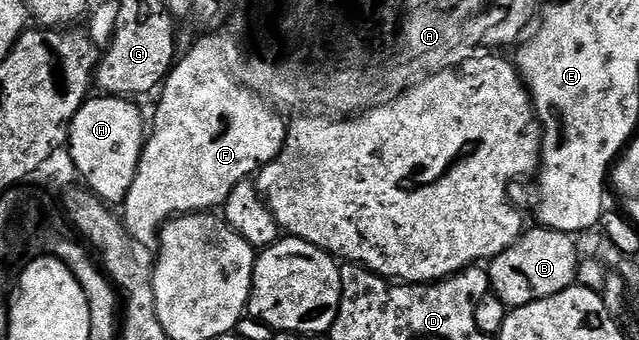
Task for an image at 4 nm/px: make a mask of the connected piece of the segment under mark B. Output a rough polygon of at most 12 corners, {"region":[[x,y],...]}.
{"region":[[541,226],[489,261],[512,309],[575,287],[569,232]]}

